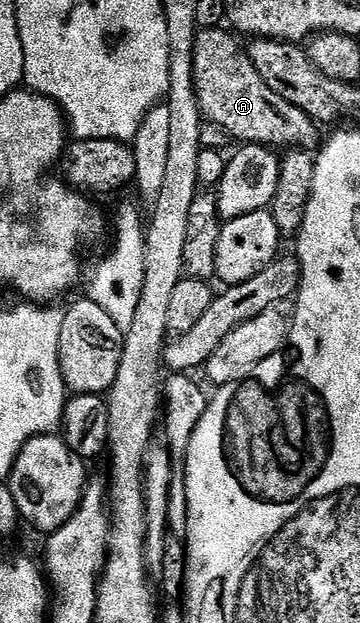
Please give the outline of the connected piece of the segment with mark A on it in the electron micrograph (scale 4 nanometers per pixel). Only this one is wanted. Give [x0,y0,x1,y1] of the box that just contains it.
[193,27,319,150]

